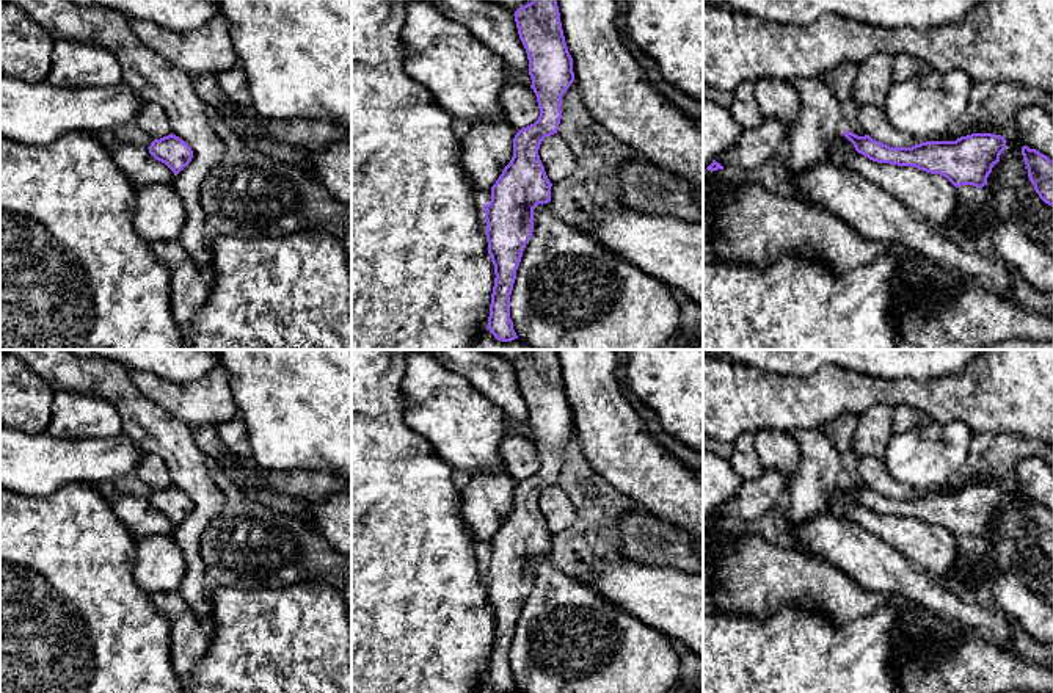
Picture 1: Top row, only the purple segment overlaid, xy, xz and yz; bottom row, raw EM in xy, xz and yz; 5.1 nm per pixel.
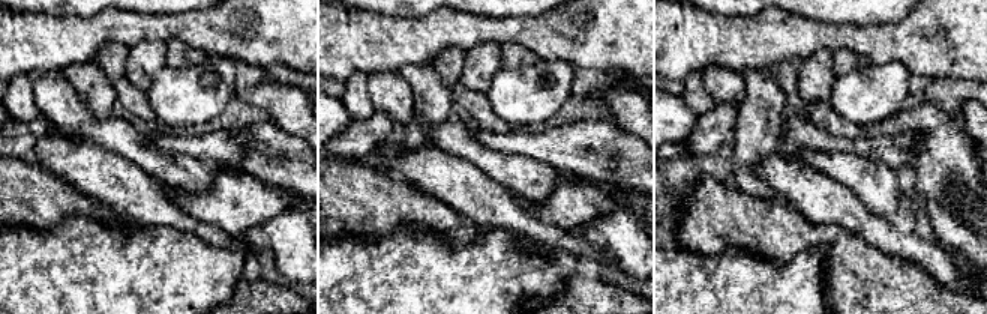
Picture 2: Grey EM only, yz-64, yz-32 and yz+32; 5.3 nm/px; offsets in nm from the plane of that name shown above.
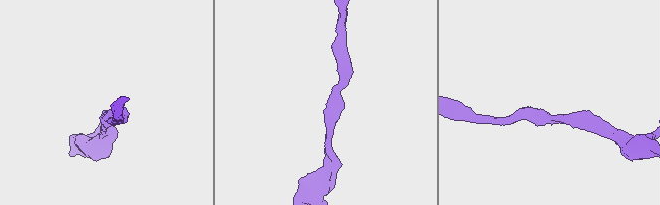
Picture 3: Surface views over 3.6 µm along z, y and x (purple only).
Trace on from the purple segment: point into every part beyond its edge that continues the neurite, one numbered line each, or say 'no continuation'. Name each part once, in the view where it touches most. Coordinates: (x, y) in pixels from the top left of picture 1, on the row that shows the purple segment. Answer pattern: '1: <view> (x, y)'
no continuation

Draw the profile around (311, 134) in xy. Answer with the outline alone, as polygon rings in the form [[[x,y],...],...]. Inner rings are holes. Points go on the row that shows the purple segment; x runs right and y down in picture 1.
[[[232,102],[223,105],[220,119],[234,132],[267,136],[273,141],[289,143],[309,151],[320,151],[348,138],[348,133],[342,127],[330,121],[306,118],[290,121],[275,121],[262,116],[246,118]]]

